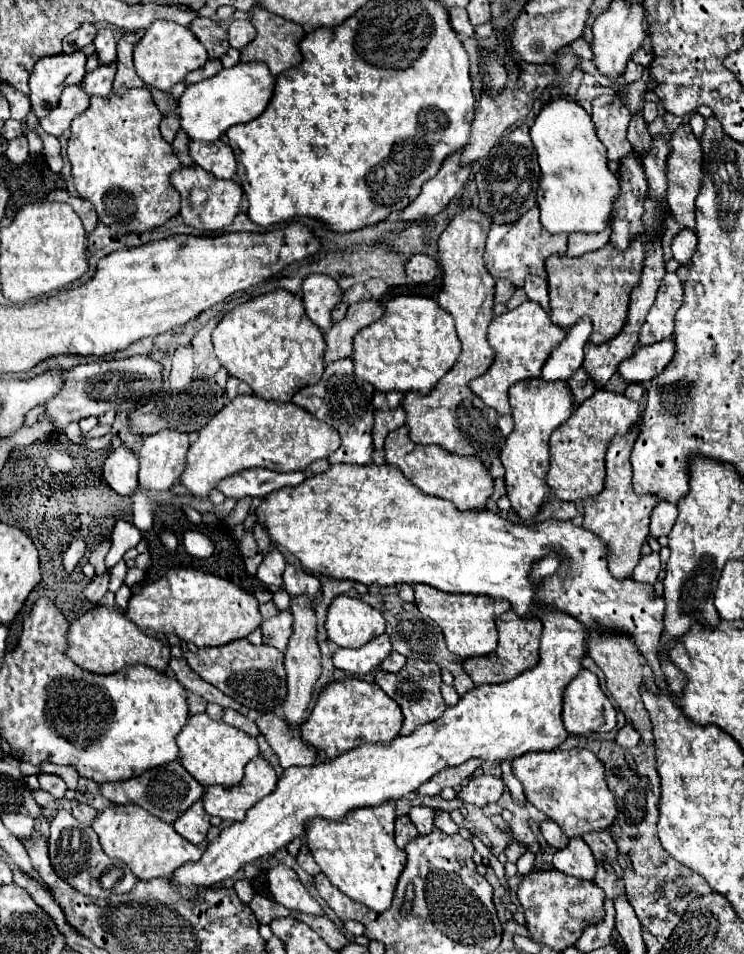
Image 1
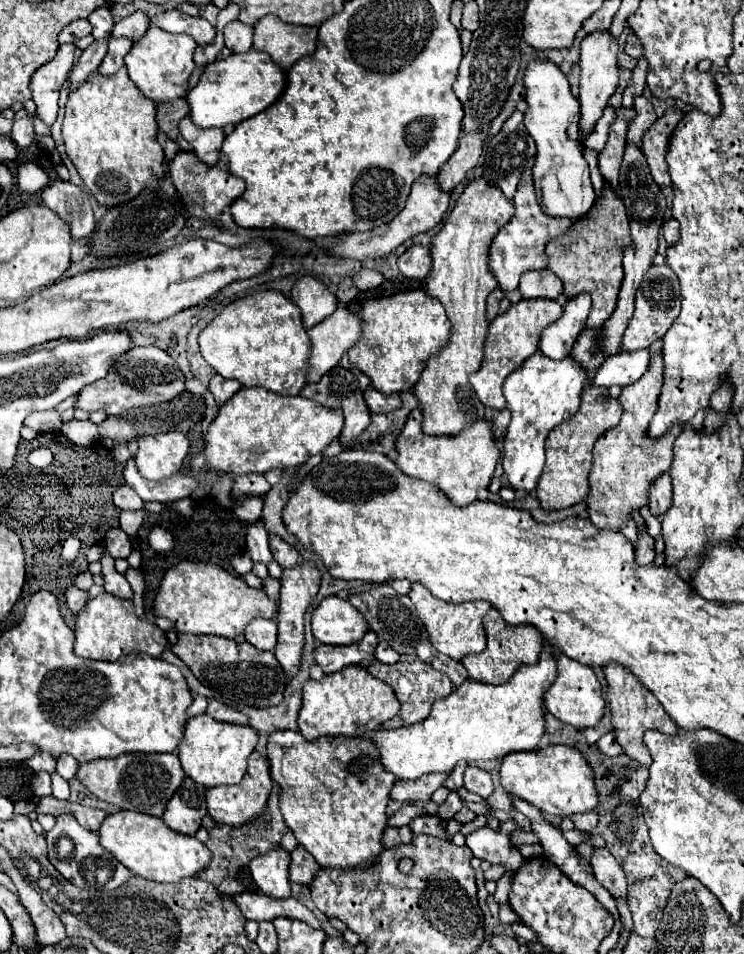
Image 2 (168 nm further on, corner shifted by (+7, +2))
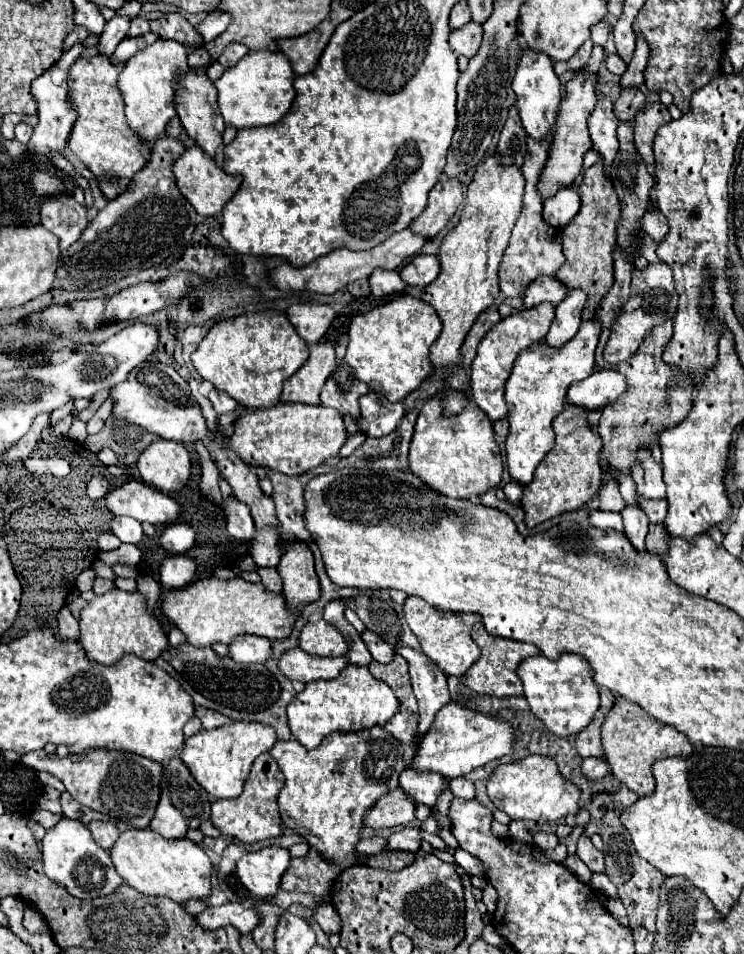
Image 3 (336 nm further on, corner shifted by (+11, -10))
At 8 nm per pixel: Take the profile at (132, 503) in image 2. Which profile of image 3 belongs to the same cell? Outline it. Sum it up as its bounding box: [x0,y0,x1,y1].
[111,516,143,544]

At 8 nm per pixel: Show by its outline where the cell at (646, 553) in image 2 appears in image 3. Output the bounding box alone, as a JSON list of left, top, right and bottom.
[621,506,649,554]

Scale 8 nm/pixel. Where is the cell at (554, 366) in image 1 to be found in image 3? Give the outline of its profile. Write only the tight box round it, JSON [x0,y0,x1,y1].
[545,290,587,348]

